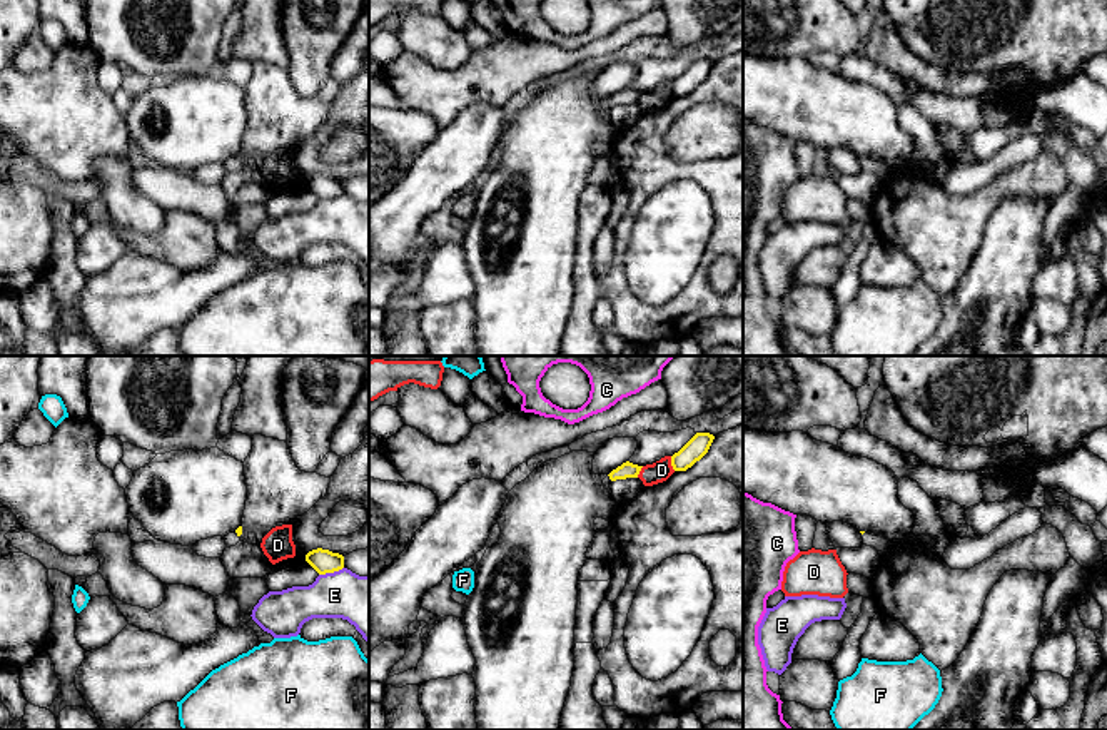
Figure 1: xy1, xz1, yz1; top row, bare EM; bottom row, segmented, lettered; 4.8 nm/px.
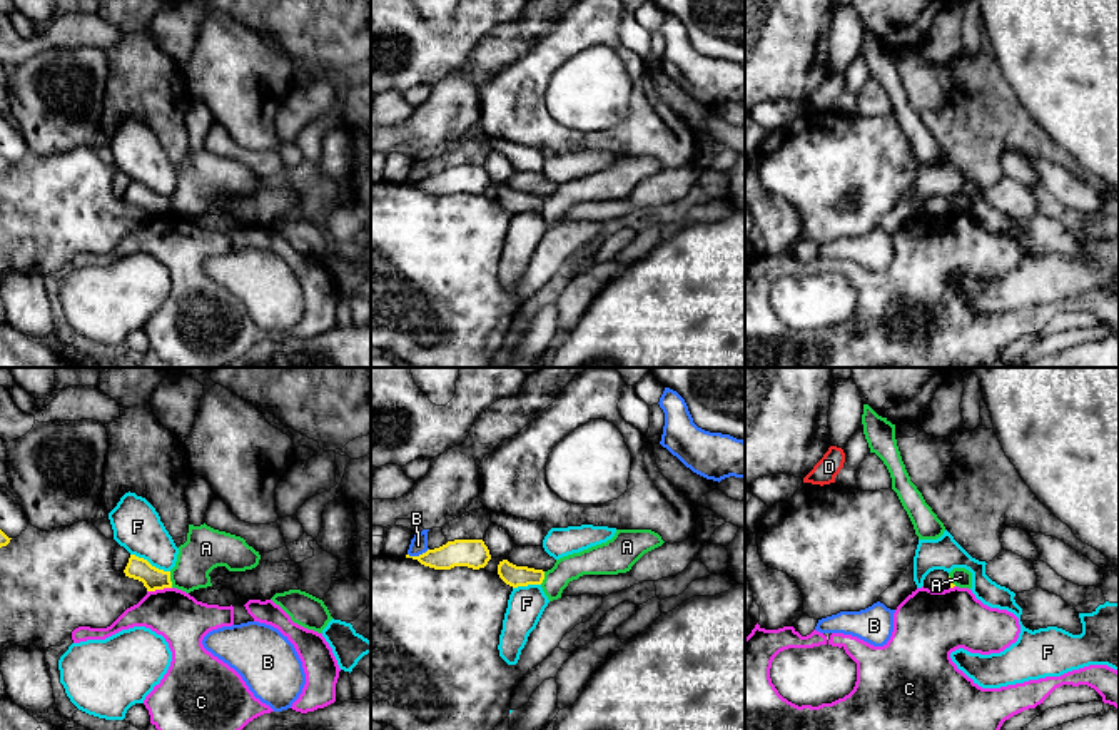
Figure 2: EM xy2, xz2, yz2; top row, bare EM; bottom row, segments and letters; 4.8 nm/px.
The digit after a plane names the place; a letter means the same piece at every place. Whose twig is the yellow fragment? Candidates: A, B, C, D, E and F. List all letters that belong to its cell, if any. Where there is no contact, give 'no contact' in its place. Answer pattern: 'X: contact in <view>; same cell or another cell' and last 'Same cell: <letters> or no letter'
A: contact in xy2; another cell
B: contact in xz2; another cell
C: contact in xy2; another cell
D: contact in xz1; another cell
E: contact in xy1; another cell
F: contact in xy2; another cell
Same cell: no letter

